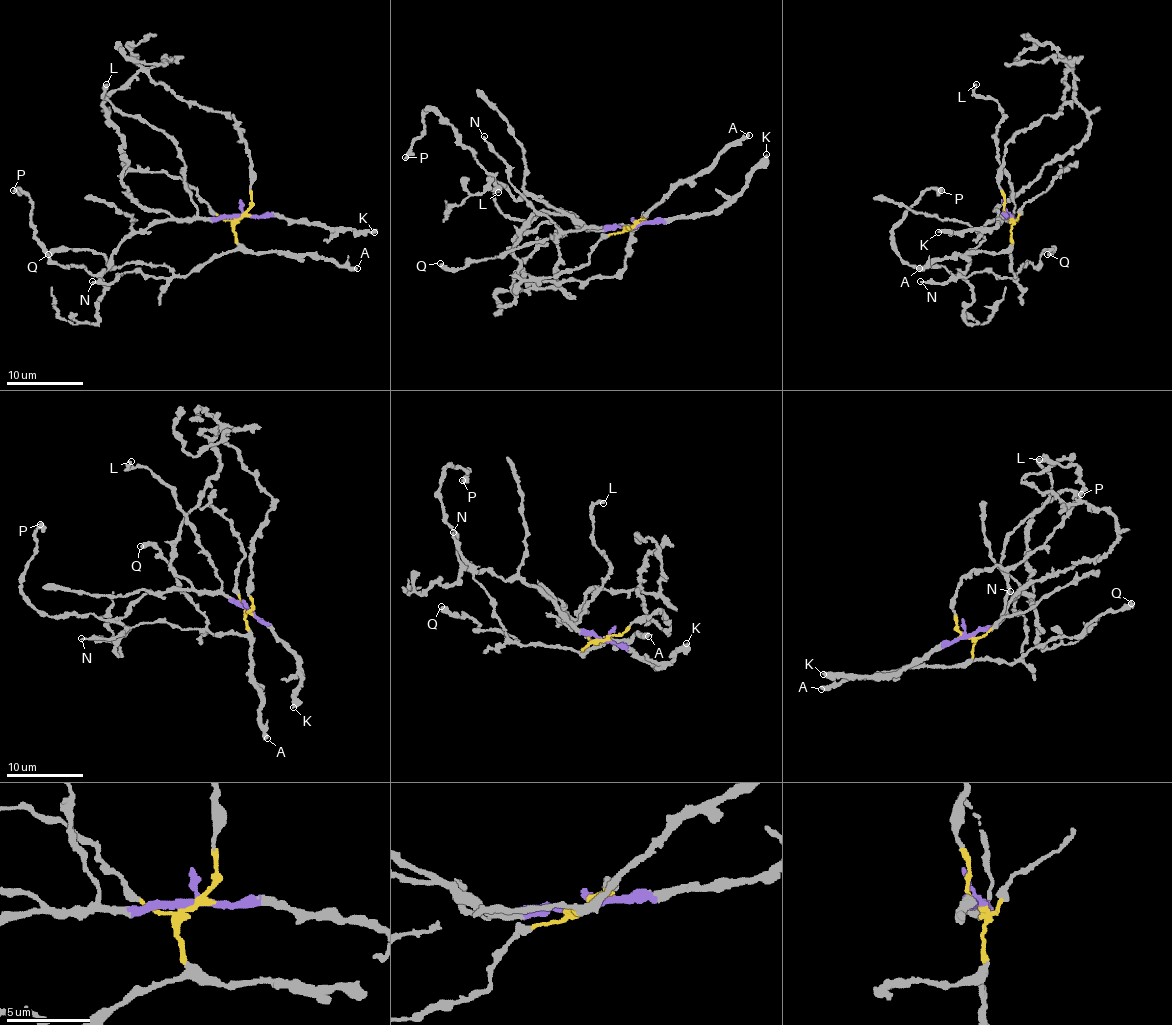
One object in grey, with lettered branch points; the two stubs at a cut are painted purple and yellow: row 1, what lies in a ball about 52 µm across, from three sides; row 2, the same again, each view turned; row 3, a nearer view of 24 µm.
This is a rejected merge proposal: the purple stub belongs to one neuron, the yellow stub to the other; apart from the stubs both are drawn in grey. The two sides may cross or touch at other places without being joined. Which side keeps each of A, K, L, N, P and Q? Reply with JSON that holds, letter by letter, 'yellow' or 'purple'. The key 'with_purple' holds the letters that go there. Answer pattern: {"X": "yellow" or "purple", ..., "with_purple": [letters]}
{"A": "yellow", "K": "purple", "L": "purple", "N": "yellow", "P": "purple", "Q": "yellow", "with_purple": ["K", "L", "P"]}

